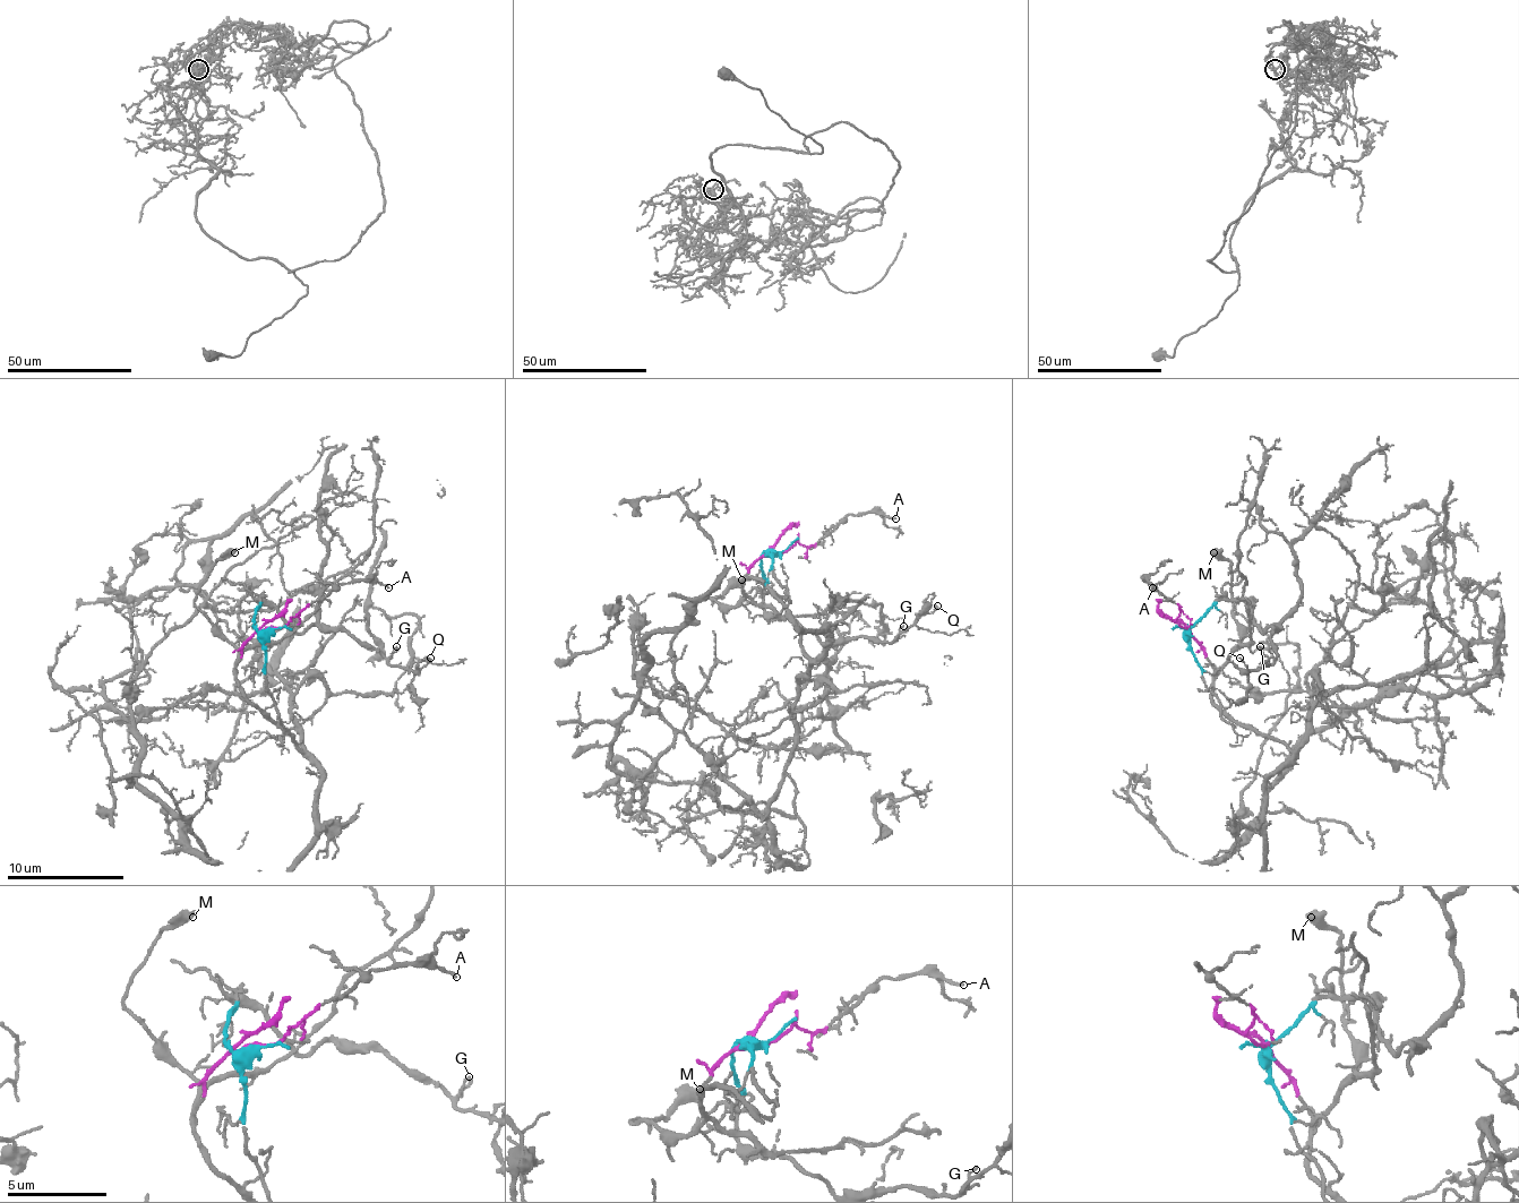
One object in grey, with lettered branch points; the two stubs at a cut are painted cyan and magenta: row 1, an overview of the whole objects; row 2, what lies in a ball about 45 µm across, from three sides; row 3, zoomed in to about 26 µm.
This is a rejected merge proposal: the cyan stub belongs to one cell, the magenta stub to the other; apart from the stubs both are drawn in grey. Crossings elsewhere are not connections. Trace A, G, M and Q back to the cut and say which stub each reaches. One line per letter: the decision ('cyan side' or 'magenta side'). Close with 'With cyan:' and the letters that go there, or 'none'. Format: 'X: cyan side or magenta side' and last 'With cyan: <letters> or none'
A: magenta side
G: cyan side
M: magenta side
Q: cyan side
With cyan: G, Q

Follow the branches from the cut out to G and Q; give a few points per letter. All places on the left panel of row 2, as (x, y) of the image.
G: (269, 626), (256, 626), (256, 600), (299, 632), (317, 626), (345, 629), (389, 659), (395, 646)
Q: (269, 626), (256, 626), (256, 600), (269, 603), (299, 632), (345, 629), (384, 659), (415, 670), (430, 659)

